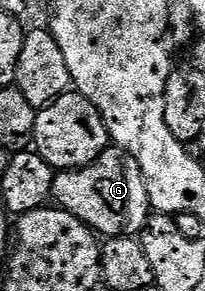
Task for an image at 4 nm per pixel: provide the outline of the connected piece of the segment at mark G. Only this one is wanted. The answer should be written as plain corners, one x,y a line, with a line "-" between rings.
108,145
95,163
75,171
58,172
53,181
52,200
63,210
73,213
92,231
103,237
138,236
152,214
149,193
141,165
125,150

